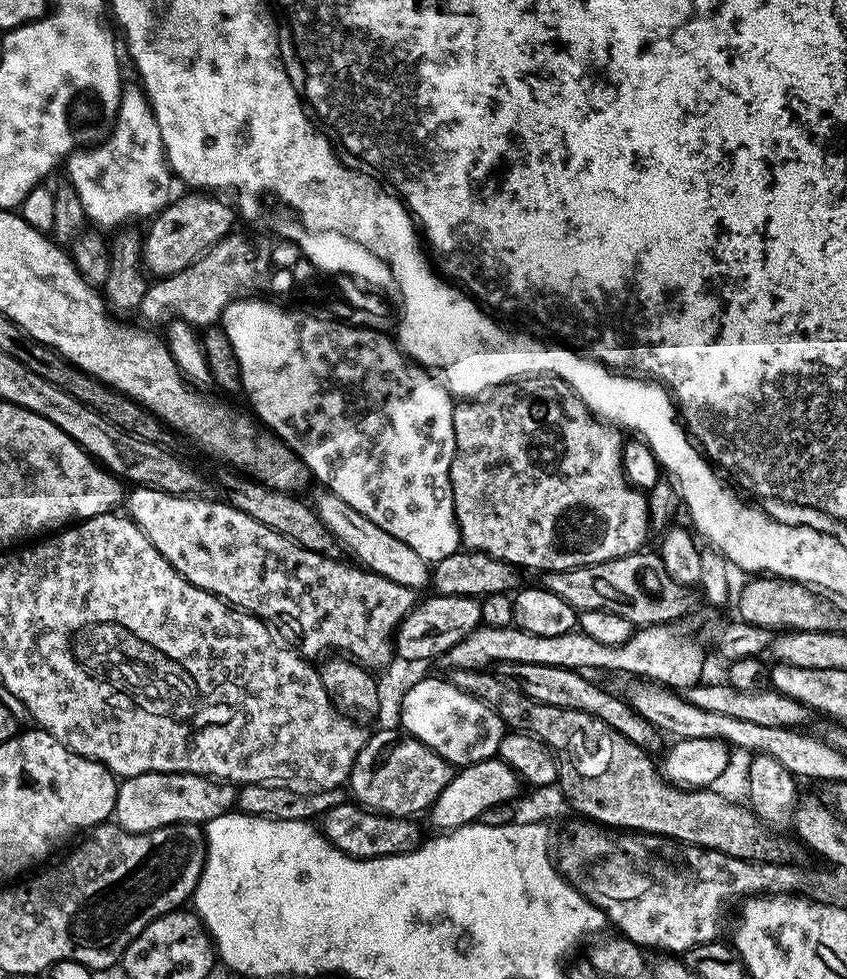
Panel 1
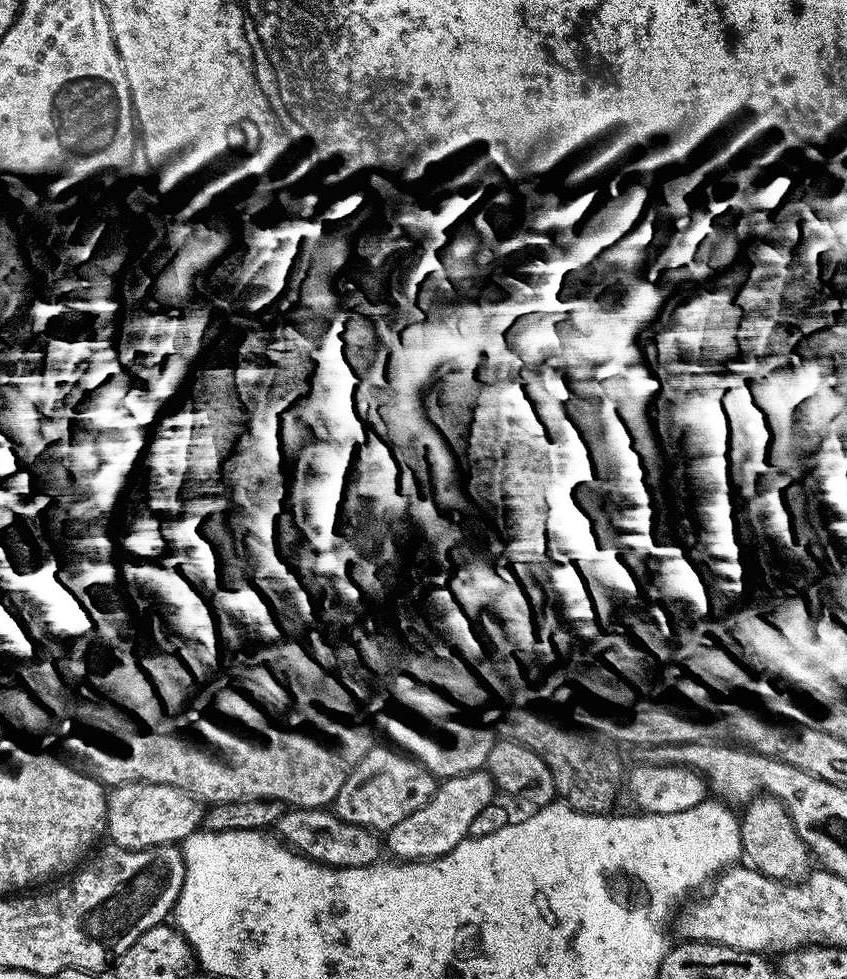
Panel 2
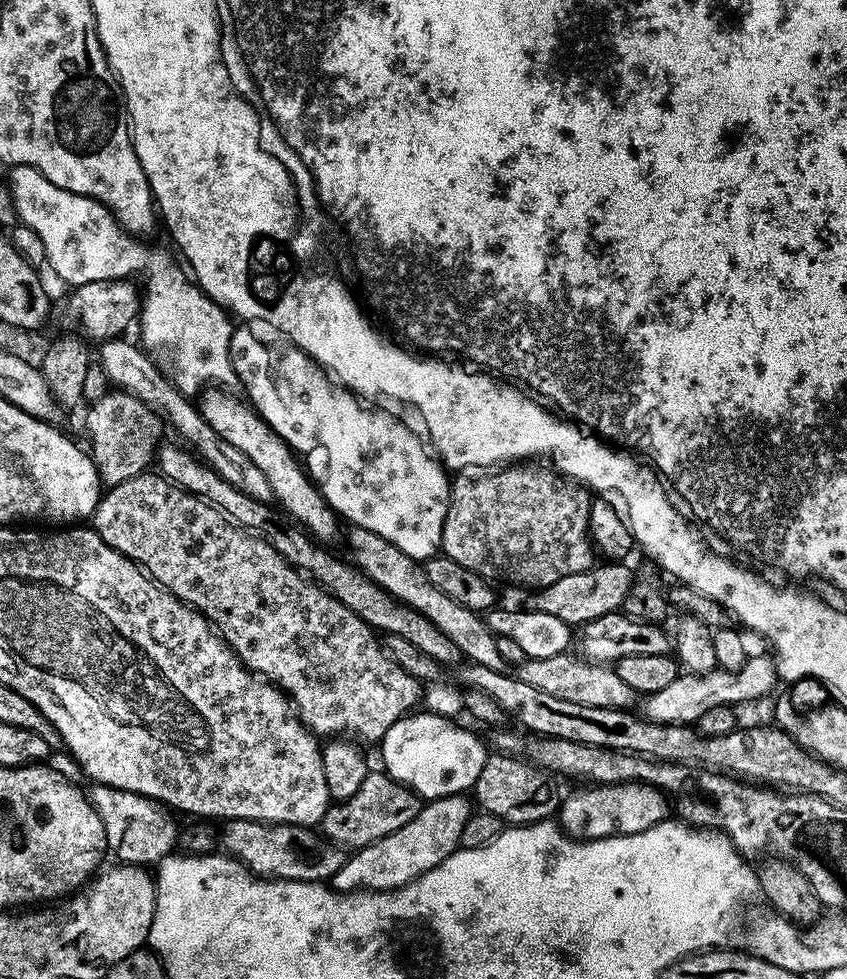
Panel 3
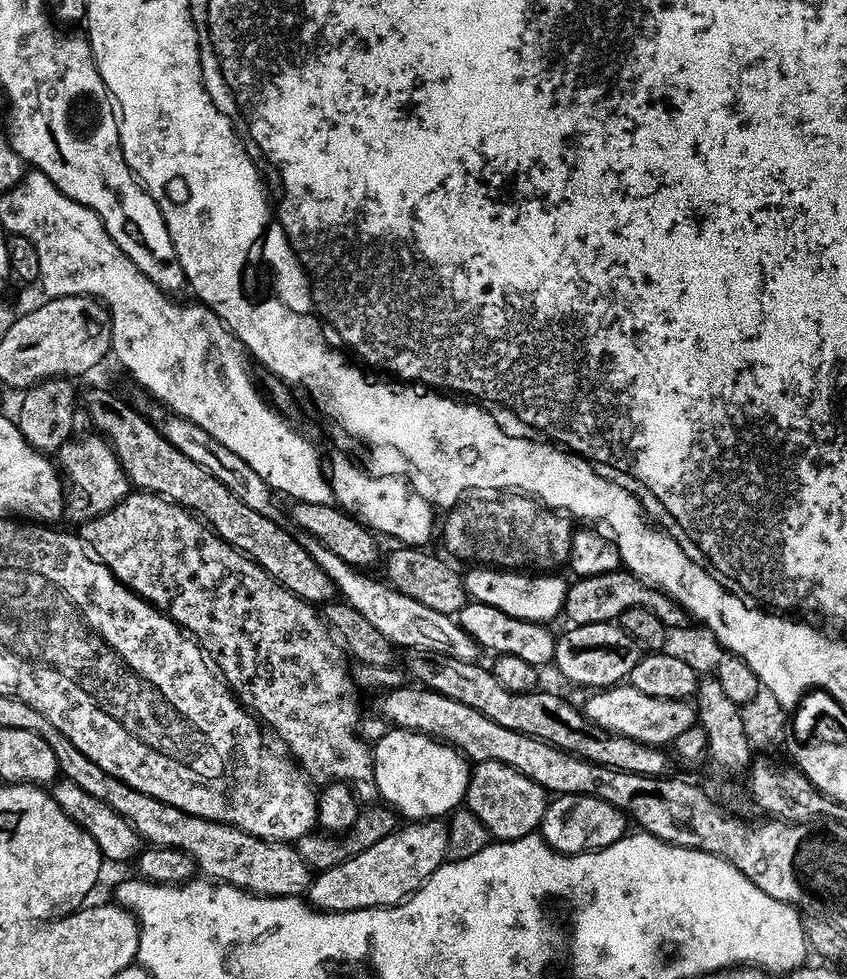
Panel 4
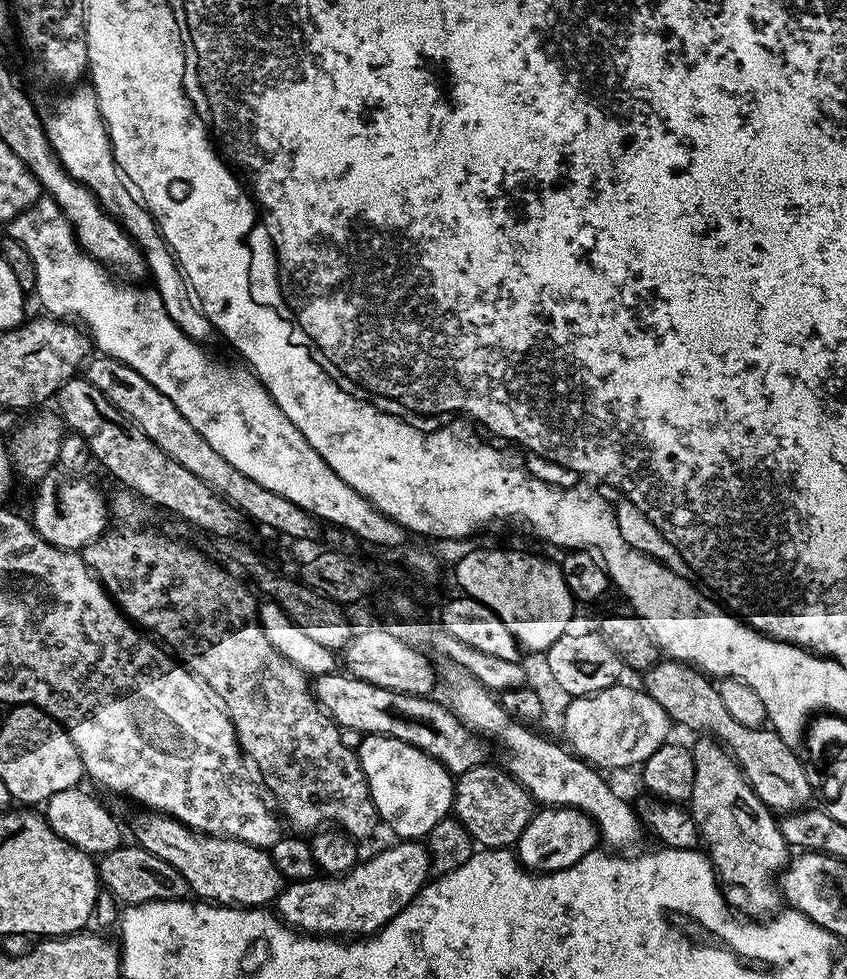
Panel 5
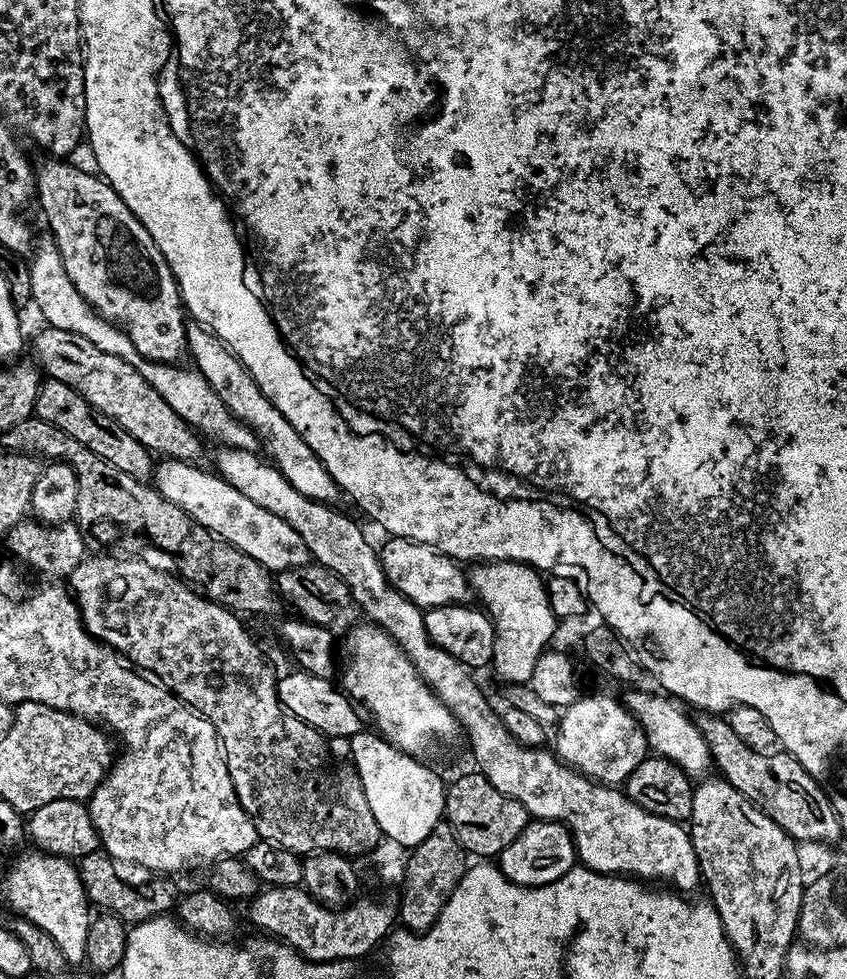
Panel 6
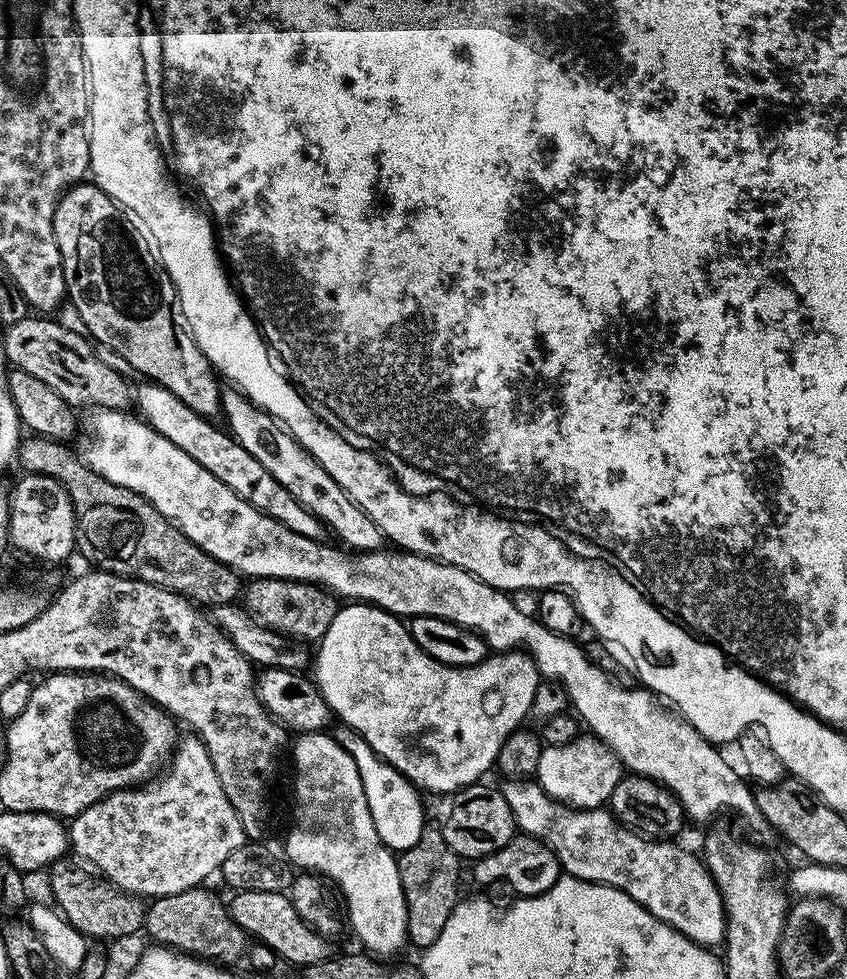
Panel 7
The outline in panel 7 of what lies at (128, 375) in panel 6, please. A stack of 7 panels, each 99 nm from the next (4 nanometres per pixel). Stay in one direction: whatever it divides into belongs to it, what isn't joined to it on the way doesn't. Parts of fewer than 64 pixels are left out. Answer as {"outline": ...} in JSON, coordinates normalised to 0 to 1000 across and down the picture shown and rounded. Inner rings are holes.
{"outline":[[[34,321],[26,329],[17,329],[4,336],[2,350],[7,353],[9,370],[14,376],[40,382],[59,398],[64,398],[83,415],[110,413],[110,418],[150,418],[153,413],[153,392],[145,388],[123,368],[109,361],[110,352],[103,342],[78,337],[66,325],[48,325]]]}

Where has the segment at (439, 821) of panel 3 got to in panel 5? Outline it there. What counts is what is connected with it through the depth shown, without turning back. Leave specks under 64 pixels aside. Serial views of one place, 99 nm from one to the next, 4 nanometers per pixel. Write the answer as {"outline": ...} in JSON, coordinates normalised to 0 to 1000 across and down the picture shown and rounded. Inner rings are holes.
{"outline":[[[473,857],[450,868],[445,874],[426,877],[404,895],[374,893],[366,899],[346,899],[336,902],[335,908],[323,920],[323,931],[341,948],[355,954],[384,958],[433,958],[449,951],[495,913],[508,899],[505,867],[491,858]]]}

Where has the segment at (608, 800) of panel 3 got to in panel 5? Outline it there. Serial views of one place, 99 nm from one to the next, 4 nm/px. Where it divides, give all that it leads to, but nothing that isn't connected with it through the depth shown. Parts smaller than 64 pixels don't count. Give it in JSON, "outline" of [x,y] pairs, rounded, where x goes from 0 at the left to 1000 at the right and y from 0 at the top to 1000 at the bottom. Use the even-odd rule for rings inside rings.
{"outline":[[[642,823],[629,832],[628,839],[616,848],[613,858],[607,863],[607,869],[615,883],[625,891],[658,891],[678,885],[706,862],[704,842],[689,829],[680,825],[653,825]]]}

